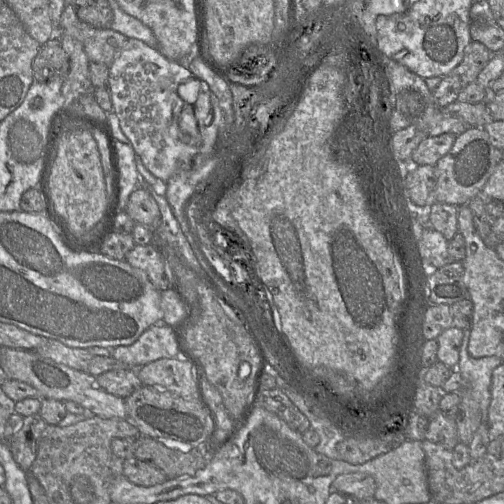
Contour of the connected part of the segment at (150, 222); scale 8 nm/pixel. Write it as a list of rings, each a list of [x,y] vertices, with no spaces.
[[[140,186],[131,193],[125,211],[136,224],[149,228],[159,224],[159,207],[147,186]]]

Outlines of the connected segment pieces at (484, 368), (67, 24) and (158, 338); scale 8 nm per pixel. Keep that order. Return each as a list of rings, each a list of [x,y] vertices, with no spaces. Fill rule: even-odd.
[[[463,329],[459,361],[456,369],[461,373],[472,390],[473,398],[478,402],[482,422],[487,422],[488,408],[491,401],[491,379],[495,368],[503,363],[497,356],[473,358],[468,351],[470,329]]]
[[[65,5],[60,18],[60,31],[77,39],[83,46],[89,62],[110,66],[128,39],[111,30],[94,28],[81,21],[73,5]]]
[[[155,323],[129,346],[113,348],[112,357],[131,367],[142,367],[161,358],[179,356],[178,331],[166,323]]]

